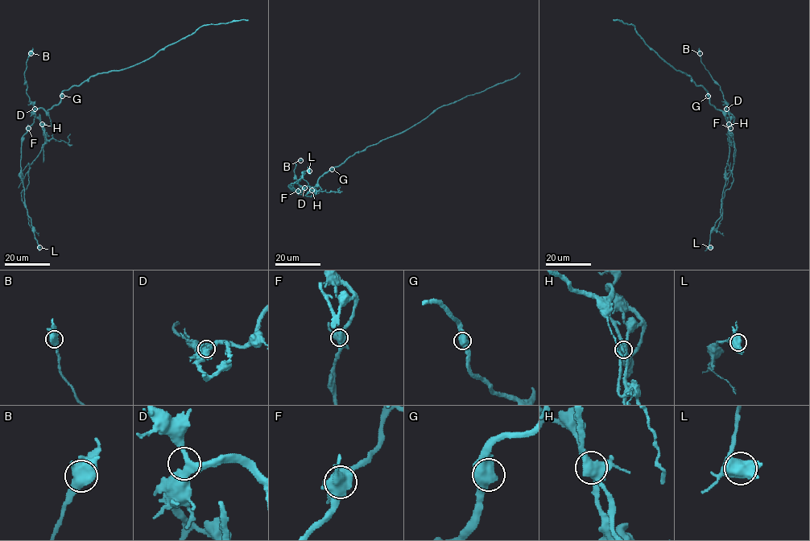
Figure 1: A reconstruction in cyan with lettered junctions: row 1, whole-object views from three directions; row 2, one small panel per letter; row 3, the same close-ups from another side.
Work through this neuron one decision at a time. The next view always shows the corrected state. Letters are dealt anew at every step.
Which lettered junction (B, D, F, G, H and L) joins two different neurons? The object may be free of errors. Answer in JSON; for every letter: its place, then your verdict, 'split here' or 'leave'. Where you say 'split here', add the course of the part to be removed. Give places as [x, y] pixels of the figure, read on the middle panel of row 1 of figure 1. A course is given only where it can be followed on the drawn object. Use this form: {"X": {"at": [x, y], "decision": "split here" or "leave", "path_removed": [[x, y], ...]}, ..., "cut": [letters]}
{"B": {"at": [300, 160], "decision": "leave"}, "D": {"at": [304, 187], "decision": "leave"}, "F": {"at": [298, 191], "decision": "leave"}, "G": {"at": [332, 169], "decision": "leave"}, "H": {"at": [312, 190], "decision": "split here", "path_removed": [[312, 190], [316, 192], [311, 196], [302, 196], [291, 185], [298, 183], [301, 178], [308, 184]]}, "L": {"at": [309, 171], "decision": "leave"}, "cut": ["H"]}

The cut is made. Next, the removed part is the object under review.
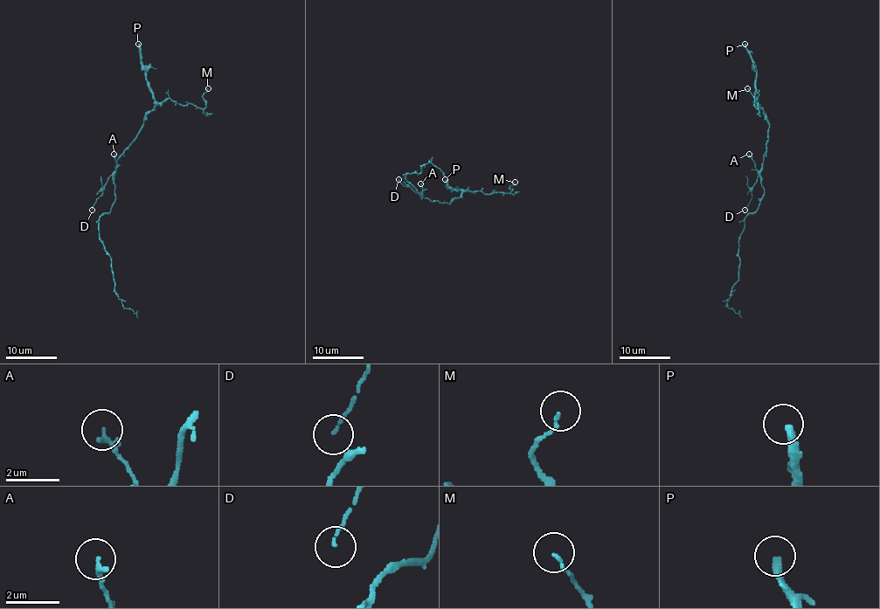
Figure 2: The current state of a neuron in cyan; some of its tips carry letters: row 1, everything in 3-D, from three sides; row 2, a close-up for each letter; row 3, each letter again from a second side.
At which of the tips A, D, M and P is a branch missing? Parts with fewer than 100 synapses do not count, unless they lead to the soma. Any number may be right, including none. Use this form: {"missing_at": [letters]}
{"missing_at": ["P"]}

